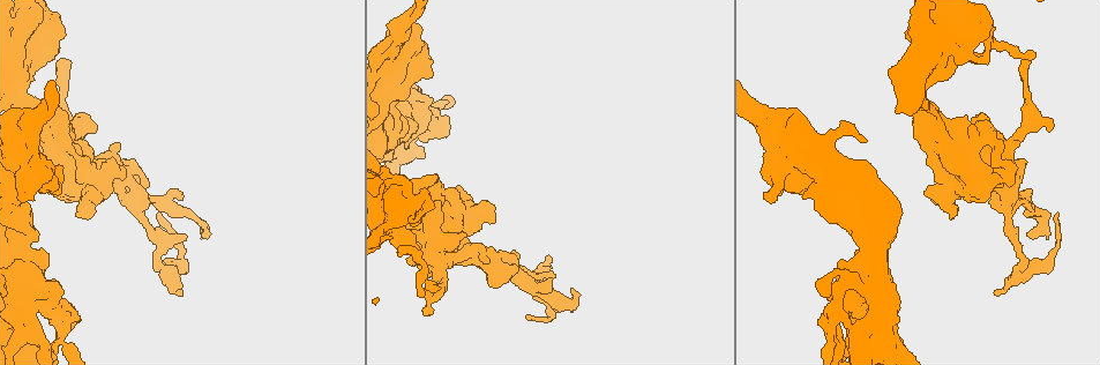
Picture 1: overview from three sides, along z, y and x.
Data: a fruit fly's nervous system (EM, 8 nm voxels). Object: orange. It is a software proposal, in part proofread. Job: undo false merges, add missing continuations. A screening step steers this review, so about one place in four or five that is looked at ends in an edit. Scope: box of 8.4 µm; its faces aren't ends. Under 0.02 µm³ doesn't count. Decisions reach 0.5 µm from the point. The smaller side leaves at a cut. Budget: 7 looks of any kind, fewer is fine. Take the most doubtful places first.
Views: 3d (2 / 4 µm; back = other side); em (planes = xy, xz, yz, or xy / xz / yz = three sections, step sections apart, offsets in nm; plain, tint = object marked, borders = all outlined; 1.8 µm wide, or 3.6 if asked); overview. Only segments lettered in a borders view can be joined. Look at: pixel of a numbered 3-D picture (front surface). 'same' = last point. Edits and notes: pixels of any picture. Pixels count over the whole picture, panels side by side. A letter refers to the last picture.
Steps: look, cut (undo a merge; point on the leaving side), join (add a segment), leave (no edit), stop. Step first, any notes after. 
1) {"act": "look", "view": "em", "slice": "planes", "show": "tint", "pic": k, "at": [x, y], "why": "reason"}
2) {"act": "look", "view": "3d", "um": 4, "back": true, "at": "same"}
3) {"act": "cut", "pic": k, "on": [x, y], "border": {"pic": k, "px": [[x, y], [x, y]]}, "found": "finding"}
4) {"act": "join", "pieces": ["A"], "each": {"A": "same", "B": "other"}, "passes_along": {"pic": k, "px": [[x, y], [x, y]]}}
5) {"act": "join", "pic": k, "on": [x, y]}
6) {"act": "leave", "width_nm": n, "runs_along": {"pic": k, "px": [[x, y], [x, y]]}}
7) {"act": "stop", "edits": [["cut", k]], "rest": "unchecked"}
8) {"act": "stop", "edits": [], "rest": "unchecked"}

{"act": "look", "view": "3d", "um": 4, "pic": 1, "at": [141, 200], "why": "a narrow waist"}

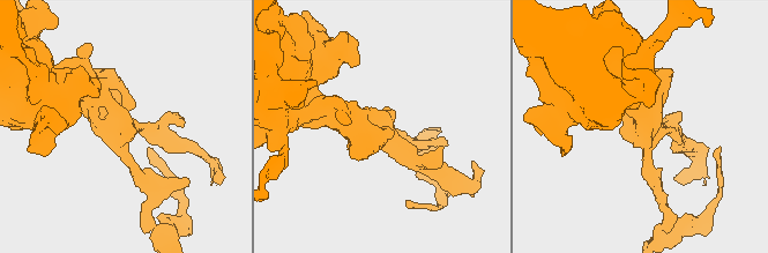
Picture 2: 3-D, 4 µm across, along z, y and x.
{"act": "look", "view": "em", "slice": "planes", "show": "borders", "pic": 2, "at": [642, 127], "why": "shape alone is not enough"}

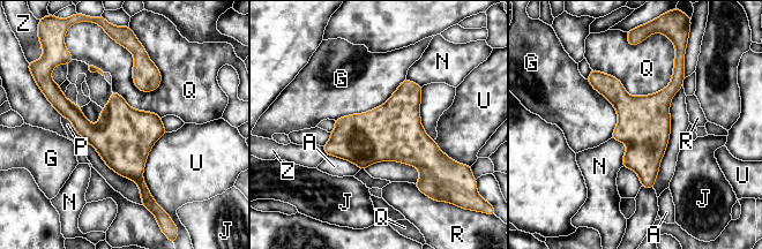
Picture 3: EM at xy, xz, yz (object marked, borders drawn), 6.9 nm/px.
{"act": "leave", "width_nm": 380, "each": {"A": "other", "G": "other", "J": "other", "N": "other", "P": "other", "Q": "other", "R": "other", "U": "other", "Z": "other"}, "border": {"pic": 3, "px": [[612, 137], [626, 146], [622, 166]]}, "found": "one neuron here"}

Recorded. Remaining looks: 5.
{"act": "look", "view": "3d", "um": 4, "pic": 1, "at": [1000, 170], "why": "sharp bend"}

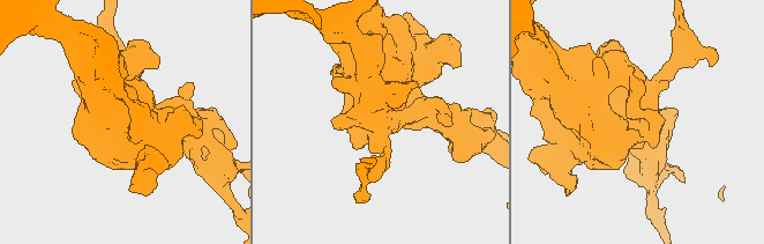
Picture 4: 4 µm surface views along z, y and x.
{"act": "look", "view": "em", "um": 3.6, "slice": "xy", "step": 8, "show": "tint", "pic": 4, "at": [644, 125], "arm_widths_nm": [360, 700], "why": "now the EM"}

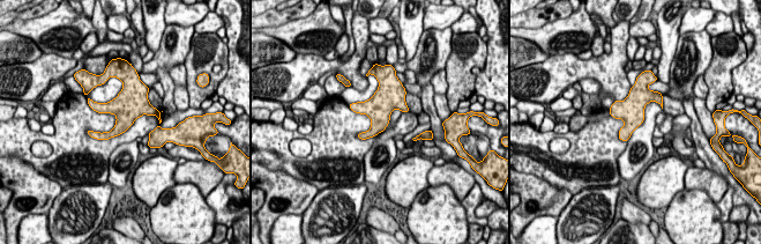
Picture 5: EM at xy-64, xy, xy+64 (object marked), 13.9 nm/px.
{"act": "look", "view": "em", "um": 3.6, "slice": "xy", "step": 8, "show": "borders", "at": "same"}

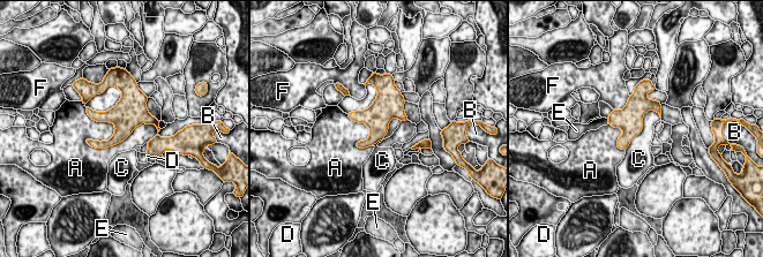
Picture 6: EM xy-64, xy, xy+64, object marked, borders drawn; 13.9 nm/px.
{"act": "leave", "width_nm": 340, "each": {"A": "other", "B": "other", "C": "other", "D": "other", "E": "other", "F": "other"}, "border": {"pic": 6, "px": [[658, 112], [644, 114], [626, 150]]}, "found": "one neuron here"}

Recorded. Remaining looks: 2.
{"act": "look", "view": "em", "slice": "xz", "step": 4, "show": "tint", "pic": 1, "at": [846, 340], "why": "abrupt turn"}

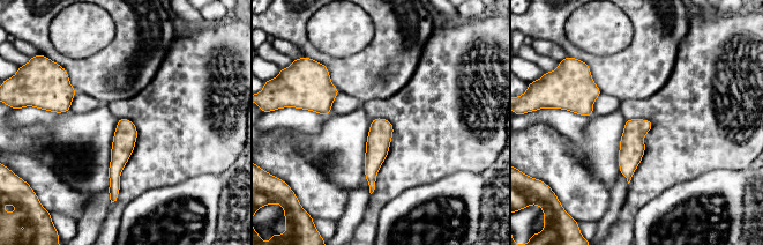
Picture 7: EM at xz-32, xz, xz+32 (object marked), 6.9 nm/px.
{"act": "look", "view": "em", "slice": "planes", "show": "borders", "at": "same", "why": "cut it another way"}

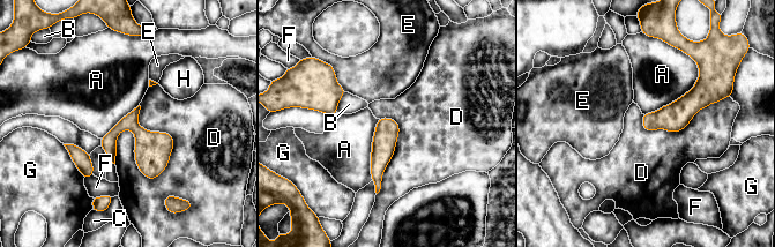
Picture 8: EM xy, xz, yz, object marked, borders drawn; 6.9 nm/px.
{"act": "leave", "longest_contact_nm": ["D", 550], "each": {"A": "other", "B": "other", "C": "other", "D": "other", "E": "other", "F": "other", "G": "other", "H": "other"}, "runs_along": {"pic": 8, "px": [[386, 120], [378, 186]]}, "found": "all the same neuron"}

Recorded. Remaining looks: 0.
{"act": "stop", "edits": [], "rest": "unchecked"}

